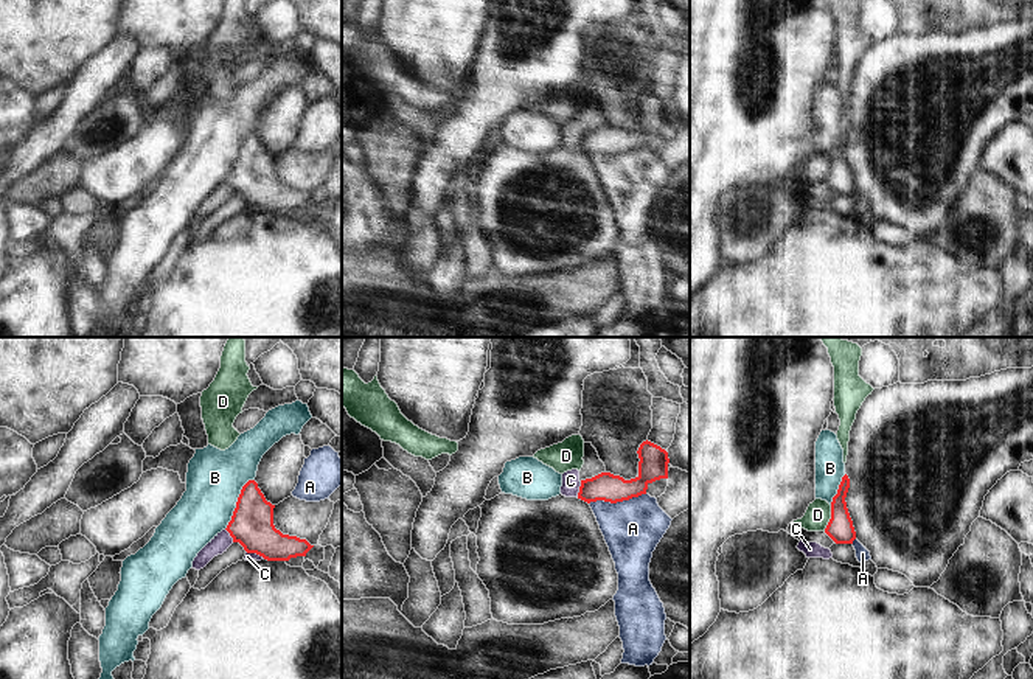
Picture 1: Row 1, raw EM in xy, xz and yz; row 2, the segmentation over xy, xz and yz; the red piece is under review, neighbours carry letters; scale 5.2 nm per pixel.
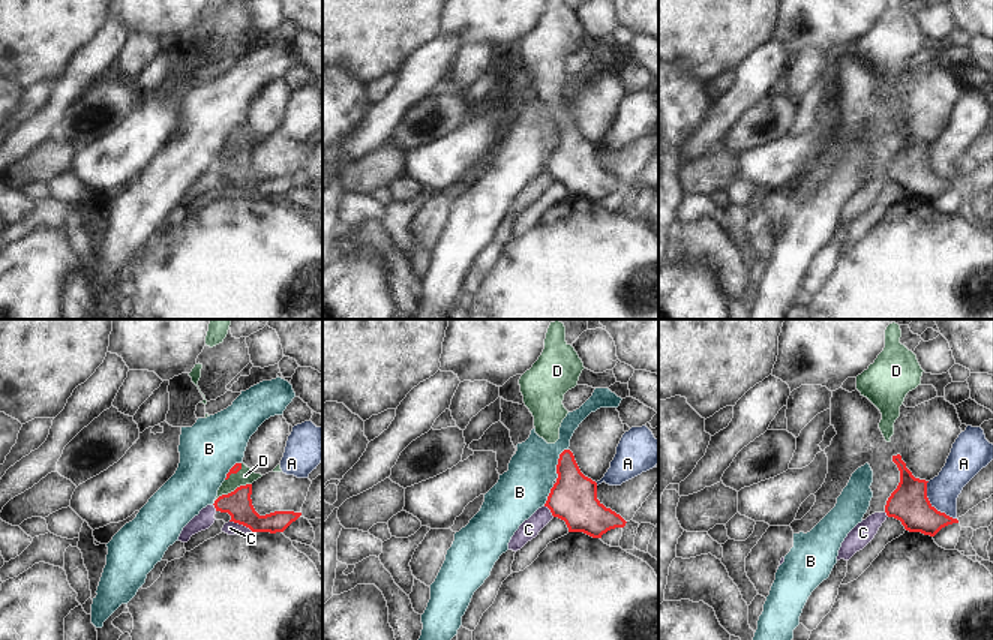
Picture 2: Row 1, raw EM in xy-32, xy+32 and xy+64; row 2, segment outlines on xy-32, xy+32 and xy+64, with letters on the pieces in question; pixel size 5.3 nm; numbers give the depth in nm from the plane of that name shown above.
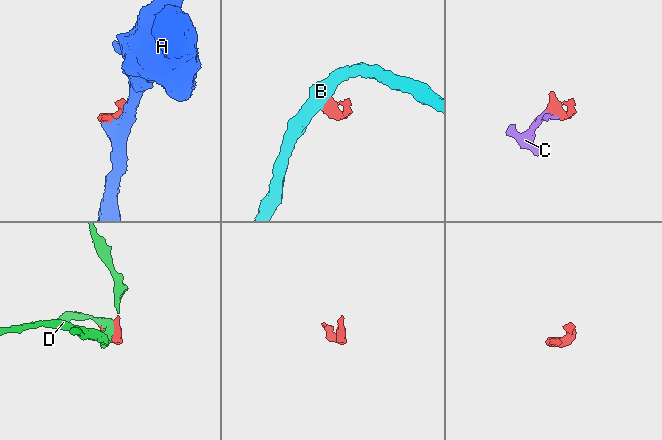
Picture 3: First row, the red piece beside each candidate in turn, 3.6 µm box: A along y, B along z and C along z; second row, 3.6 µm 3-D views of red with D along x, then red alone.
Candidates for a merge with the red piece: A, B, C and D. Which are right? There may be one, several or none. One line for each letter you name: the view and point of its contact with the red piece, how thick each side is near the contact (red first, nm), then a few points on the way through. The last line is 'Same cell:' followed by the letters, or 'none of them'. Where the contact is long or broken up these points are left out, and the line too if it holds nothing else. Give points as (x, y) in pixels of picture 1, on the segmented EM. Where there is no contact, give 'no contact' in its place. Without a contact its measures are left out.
D: meets red in yz at (831, 518); 140 nm thick on the red side, 130 nm on the other
Same cell: D

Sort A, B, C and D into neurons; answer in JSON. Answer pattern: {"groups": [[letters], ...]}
{"groups": [["A"], ["B"], ["C"], ["D"]]}

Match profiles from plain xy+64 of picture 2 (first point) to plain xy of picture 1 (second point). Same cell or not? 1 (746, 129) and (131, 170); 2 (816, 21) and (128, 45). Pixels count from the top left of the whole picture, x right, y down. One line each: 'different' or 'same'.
1: different
2: different

